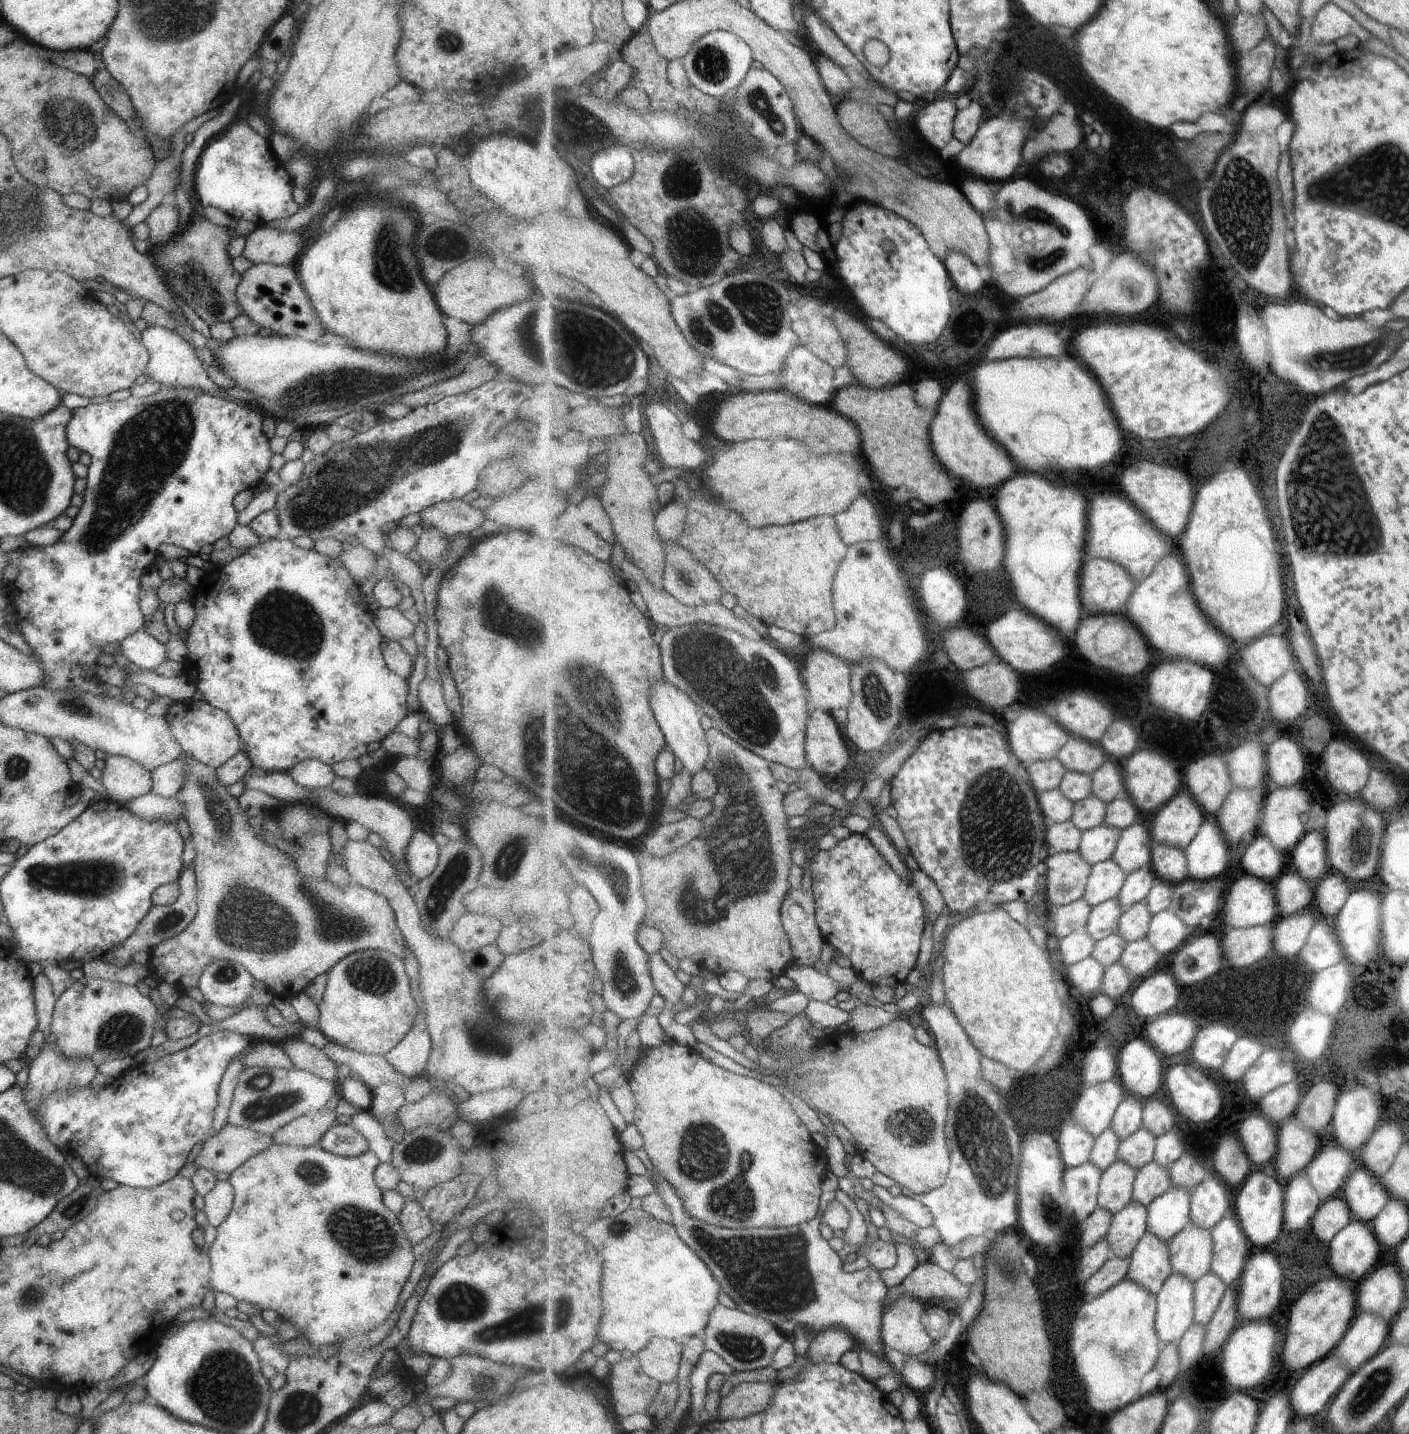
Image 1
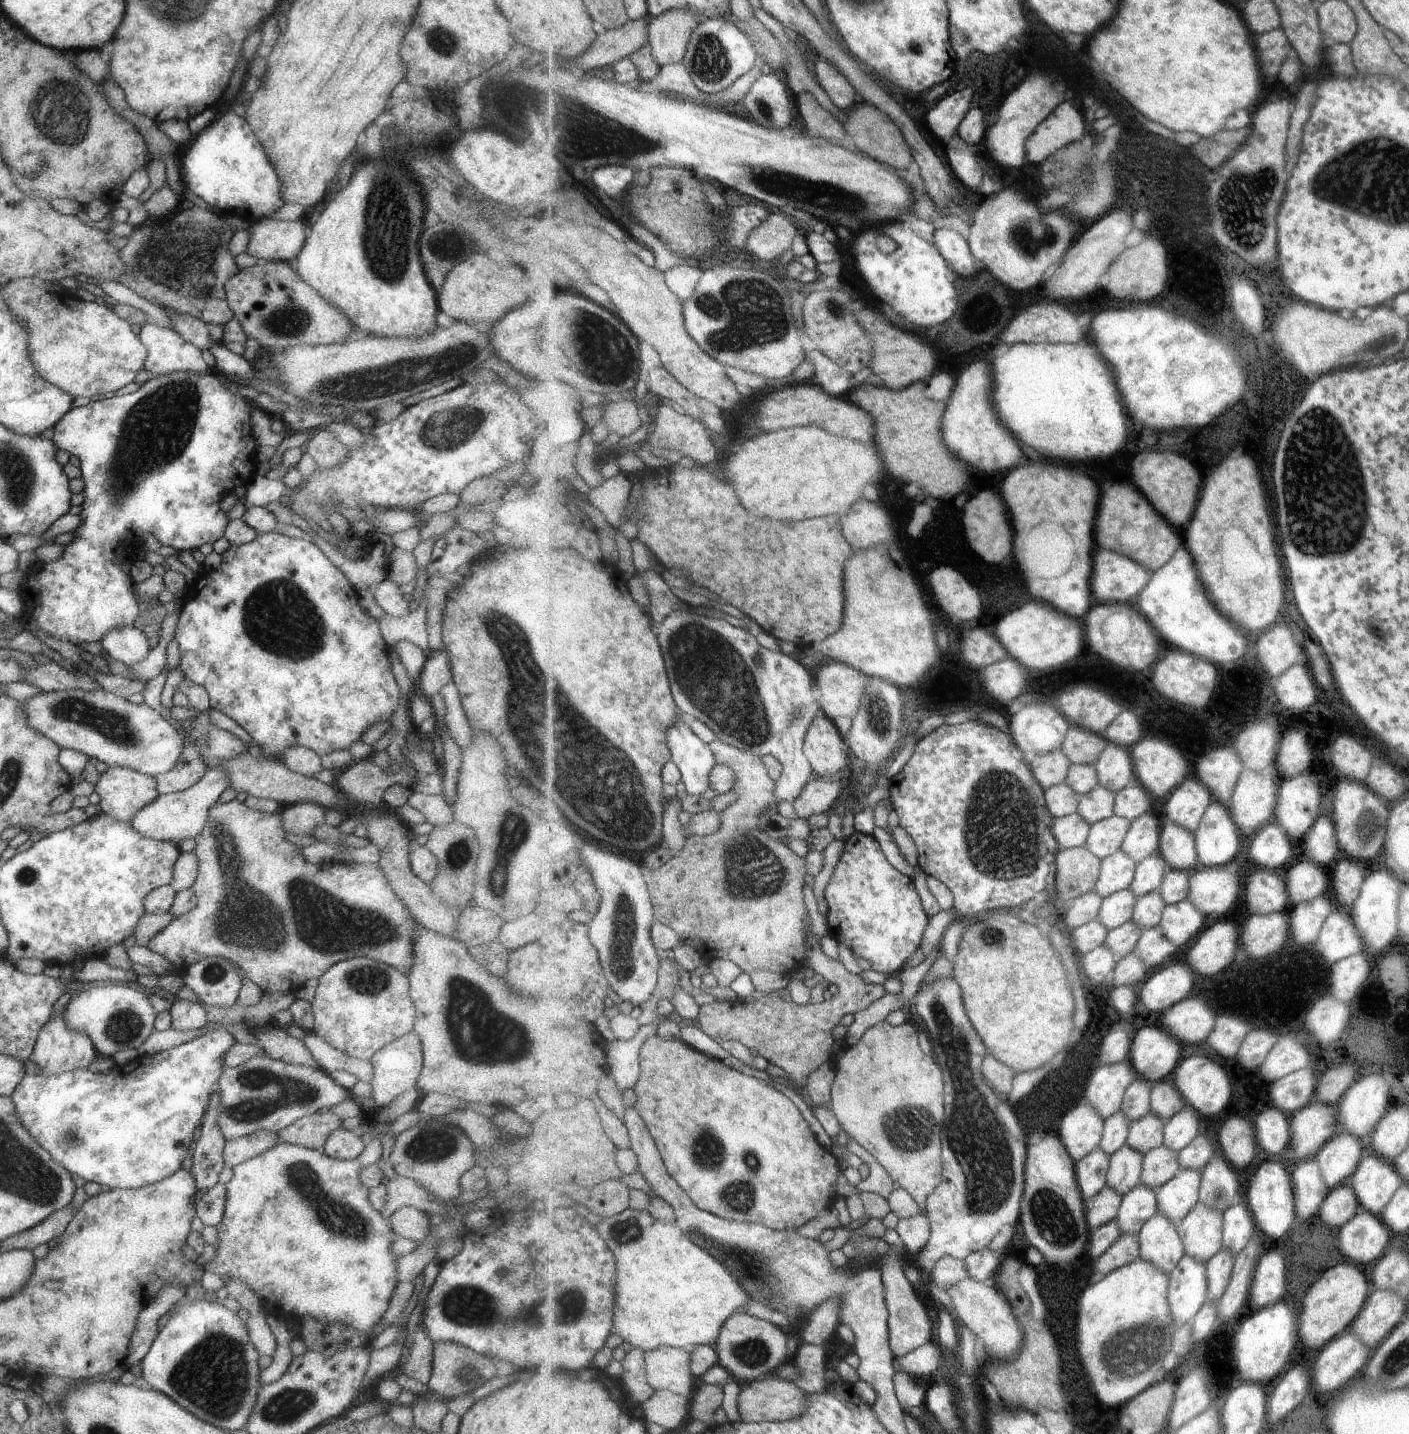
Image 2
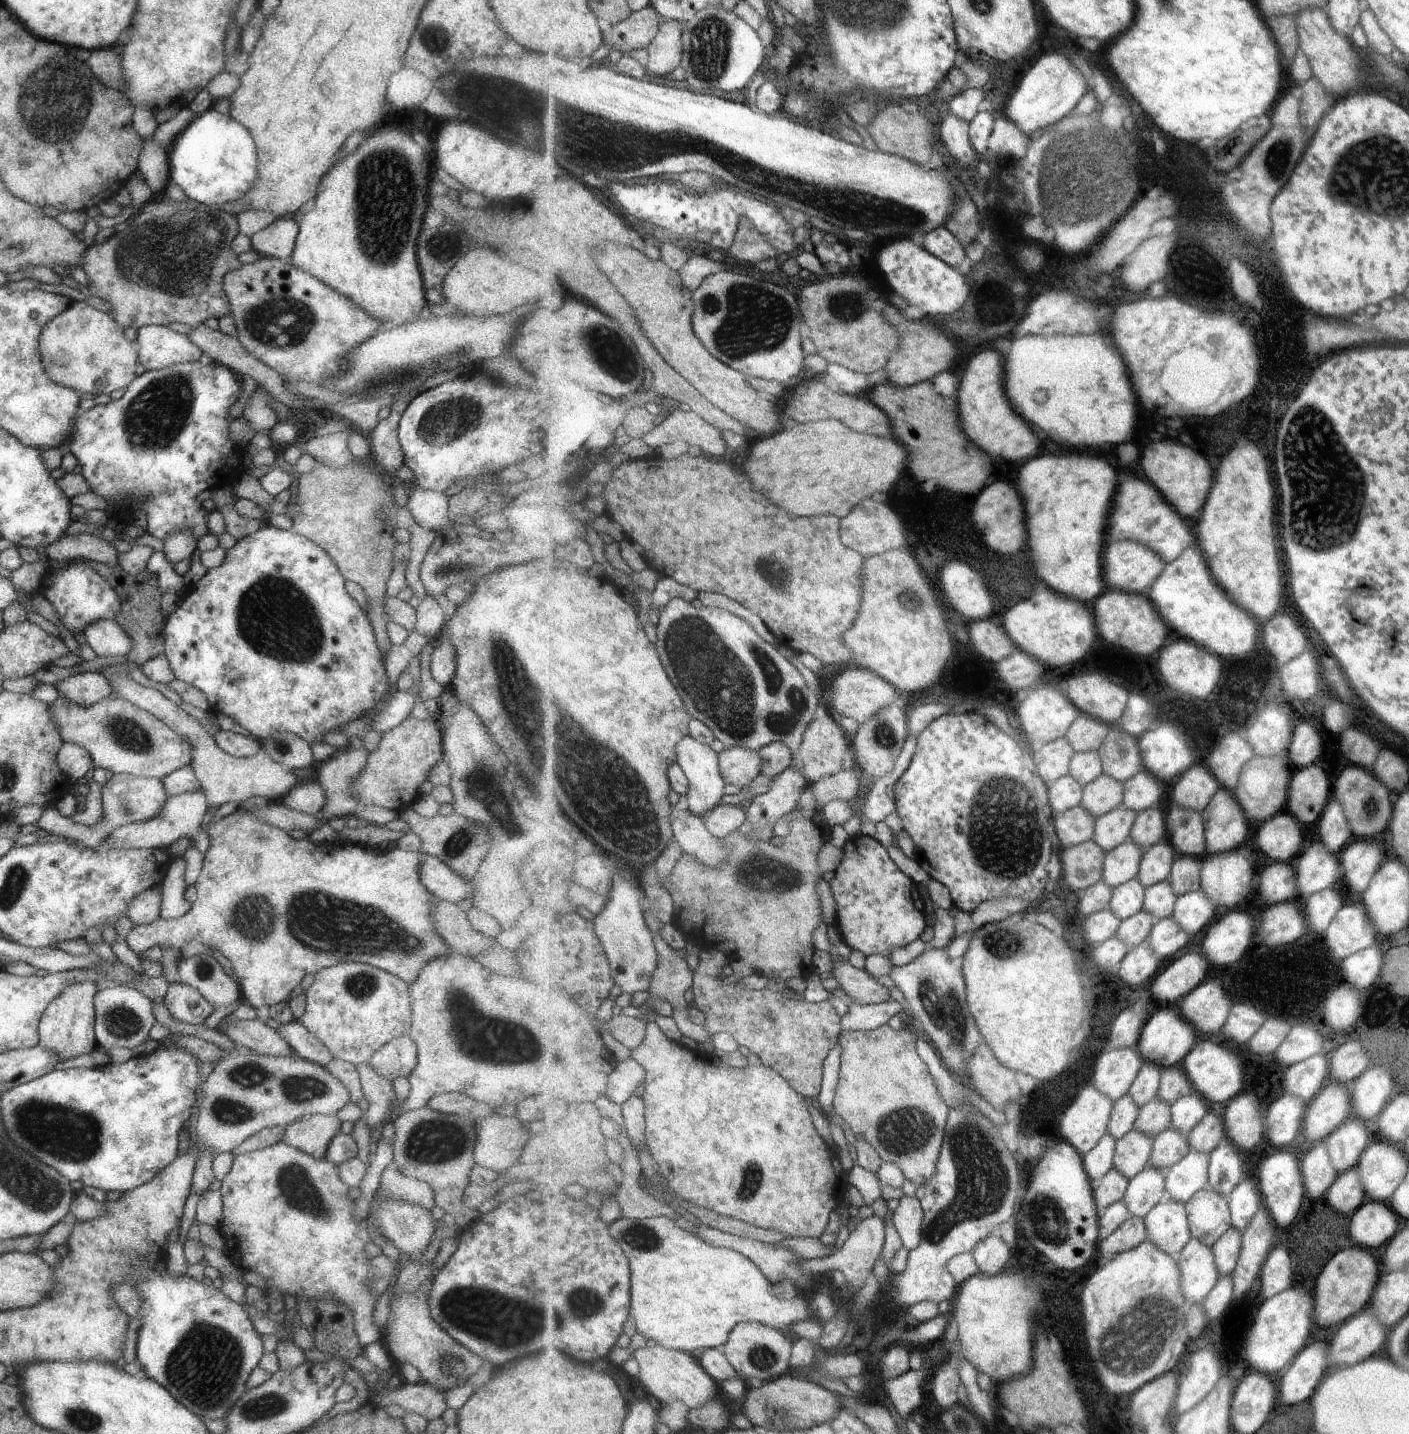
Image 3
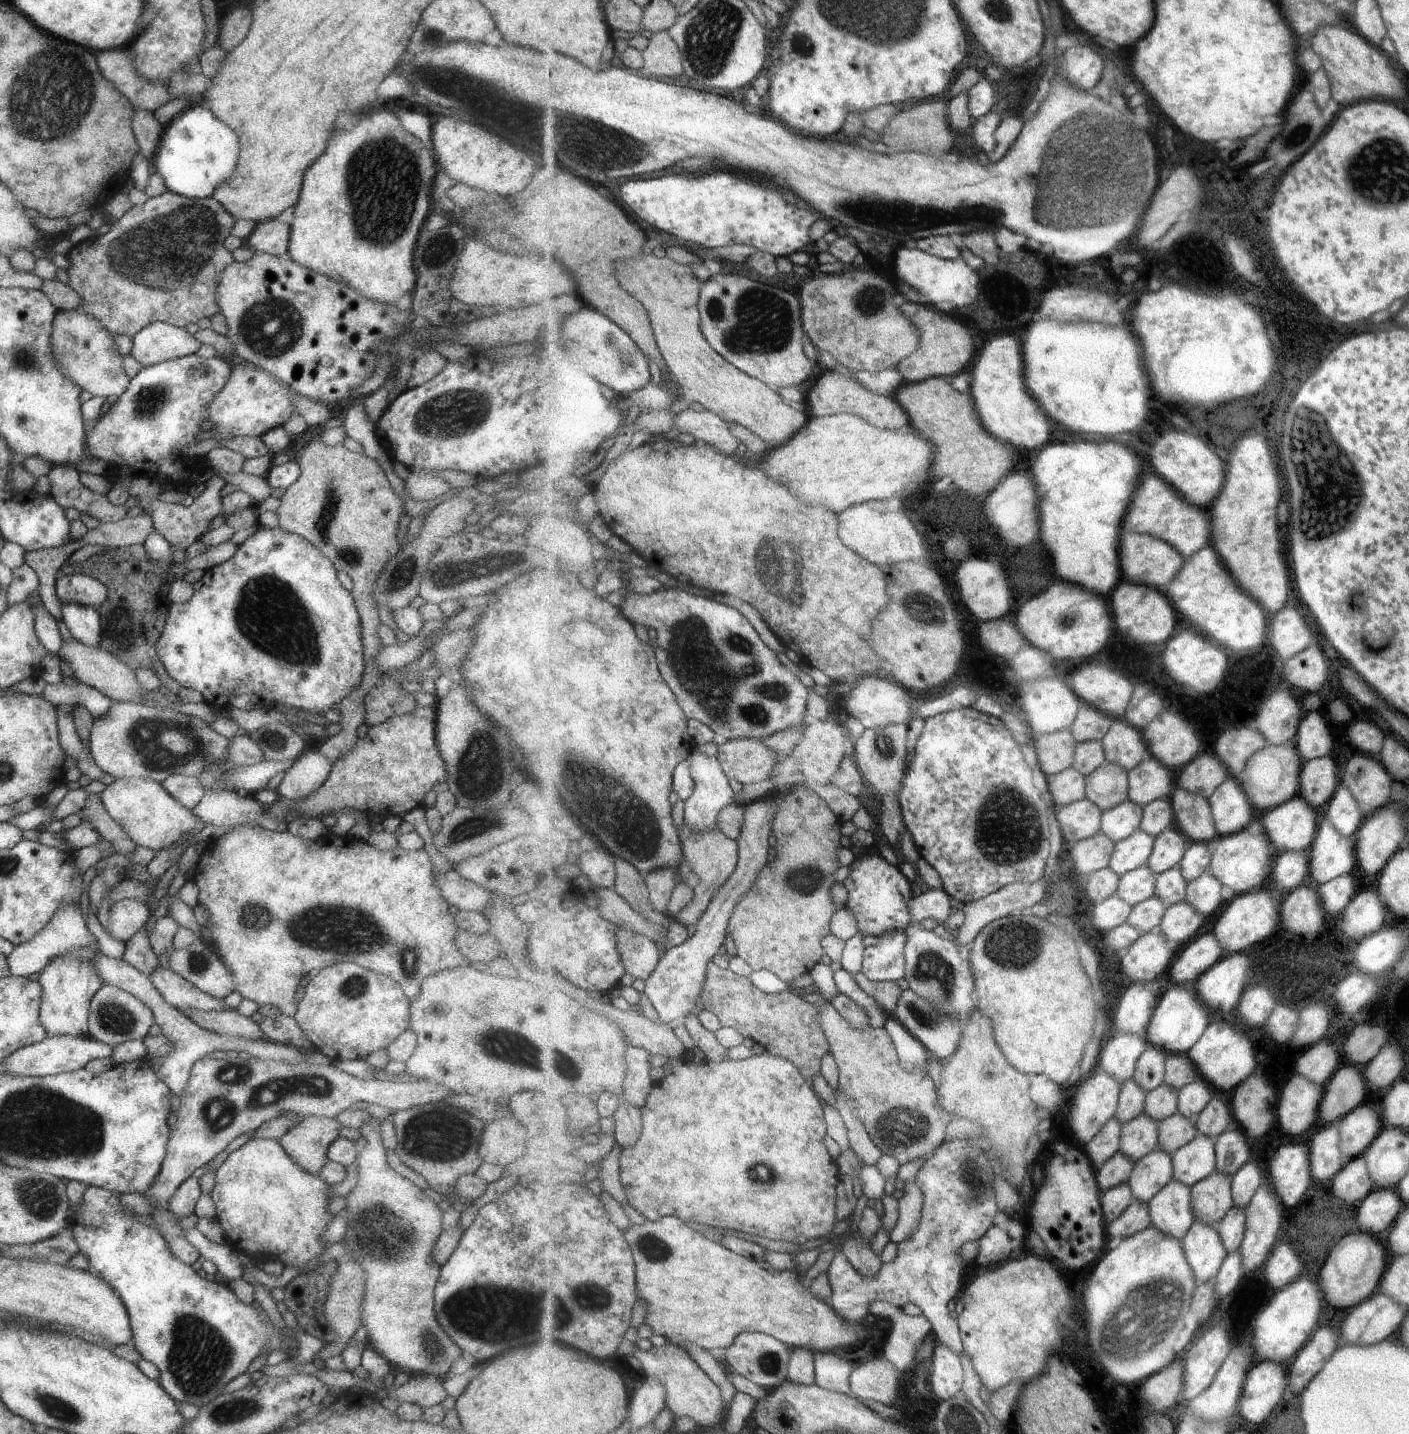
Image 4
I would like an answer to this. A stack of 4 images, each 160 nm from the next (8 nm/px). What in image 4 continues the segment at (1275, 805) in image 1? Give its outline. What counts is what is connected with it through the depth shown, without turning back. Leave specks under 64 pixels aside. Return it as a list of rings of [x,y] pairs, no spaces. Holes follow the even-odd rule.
[[[1328,755],[1304,762],[1299,796],[1311,806],[1321,808],[1333,798],[1339,783],[1335,764],[1333,757]]]

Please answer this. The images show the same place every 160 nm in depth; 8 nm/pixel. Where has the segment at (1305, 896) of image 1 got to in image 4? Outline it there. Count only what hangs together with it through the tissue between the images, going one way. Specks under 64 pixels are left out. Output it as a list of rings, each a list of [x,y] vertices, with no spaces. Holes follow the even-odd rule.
[[[1323,820],[1317,838],[1309,849],[1310,874],[1316,887],[1327,884],[1339,875],[1349,873],[1355,864],[1353,837],[1344,837],[1334,824]]]

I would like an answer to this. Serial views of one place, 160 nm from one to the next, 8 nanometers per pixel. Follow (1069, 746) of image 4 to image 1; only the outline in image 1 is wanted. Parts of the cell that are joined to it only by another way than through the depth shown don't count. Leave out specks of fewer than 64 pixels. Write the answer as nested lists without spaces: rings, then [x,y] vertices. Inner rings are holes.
[[[1059,758],[1027,762],[1027,770],[1031,774],[1031,782],[1037,792],[1060,789],[1063,778],[1068,772]]]

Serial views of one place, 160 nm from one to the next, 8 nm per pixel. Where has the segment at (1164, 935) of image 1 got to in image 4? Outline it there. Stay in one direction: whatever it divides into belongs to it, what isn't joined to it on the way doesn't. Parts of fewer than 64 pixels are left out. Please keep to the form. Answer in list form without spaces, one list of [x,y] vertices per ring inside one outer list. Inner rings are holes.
[[[1207,872],[1188,884],[1185,902],[1206,918],[1227,904],[1226,897],[1222,882]]]

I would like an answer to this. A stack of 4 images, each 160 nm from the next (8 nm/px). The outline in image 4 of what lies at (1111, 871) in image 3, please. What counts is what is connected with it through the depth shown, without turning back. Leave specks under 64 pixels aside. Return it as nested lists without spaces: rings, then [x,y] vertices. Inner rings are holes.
[[[1139,830],[1133,836],[1119,841],[1110,858],[1110,867],[1119,876],[1123,876],[1139,867],[1147,866],[1155,839],[1154,836]]]

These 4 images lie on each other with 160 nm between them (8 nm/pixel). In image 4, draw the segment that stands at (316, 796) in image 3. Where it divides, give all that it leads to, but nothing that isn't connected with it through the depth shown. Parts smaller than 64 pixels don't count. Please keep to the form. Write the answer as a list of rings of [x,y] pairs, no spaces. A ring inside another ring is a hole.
[[[305,749],[285,770],[281,782],[276,786],[279,799],[301,801],[315,792],[327,778],[330,762],[315,750]]]

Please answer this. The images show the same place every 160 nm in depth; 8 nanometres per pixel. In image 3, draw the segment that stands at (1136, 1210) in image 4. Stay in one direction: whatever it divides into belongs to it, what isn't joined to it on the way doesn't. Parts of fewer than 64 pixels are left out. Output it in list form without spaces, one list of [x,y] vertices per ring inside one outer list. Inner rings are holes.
[[[1131,1217],[1123,1226],[1120,1226],[1109,1238],[1100,1242],[1101,1256],[1112,1254],[1113,1256],[1125,1251],[1137,1248],[1148,1240],[1146,1220],[1139,1217]]]

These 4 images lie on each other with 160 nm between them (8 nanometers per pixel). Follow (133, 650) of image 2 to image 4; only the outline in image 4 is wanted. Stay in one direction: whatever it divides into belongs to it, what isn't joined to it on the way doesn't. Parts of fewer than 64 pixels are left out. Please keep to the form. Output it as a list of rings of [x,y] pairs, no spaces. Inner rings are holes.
[[[61,603],[61,621],[76,641],[90,647],[99,647],[101,624],[99,614],[93,607],[77,603]]]

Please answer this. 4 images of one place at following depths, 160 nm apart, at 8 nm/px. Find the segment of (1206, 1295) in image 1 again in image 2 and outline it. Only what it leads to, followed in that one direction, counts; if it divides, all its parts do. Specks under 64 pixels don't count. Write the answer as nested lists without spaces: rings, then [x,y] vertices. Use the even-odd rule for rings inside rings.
[[[1222,1248],[1219,1254],[1215,1254],[1207,1264],[1207,1278],[1209,1278],[1209,1300],[1218,1302],[1228,1290],[1233,1274],[1236,1257]]]

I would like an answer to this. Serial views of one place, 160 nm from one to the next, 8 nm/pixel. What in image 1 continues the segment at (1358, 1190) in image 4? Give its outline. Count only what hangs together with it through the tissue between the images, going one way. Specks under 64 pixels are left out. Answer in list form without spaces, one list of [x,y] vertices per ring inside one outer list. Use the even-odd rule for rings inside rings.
[[[1331,1198],[1323,1202],[1312,1221],[1312,1228],[1321,1241],[1331,1243],[1349,1223],[1349,1206],[1345,1200]]]

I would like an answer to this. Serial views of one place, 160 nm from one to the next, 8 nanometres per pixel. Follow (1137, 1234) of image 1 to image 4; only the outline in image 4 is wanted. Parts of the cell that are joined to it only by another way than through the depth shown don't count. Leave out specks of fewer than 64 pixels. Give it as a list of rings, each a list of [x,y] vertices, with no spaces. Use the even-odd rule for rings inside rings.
[[[1159,1148],[1134,1164],[1130,1187],[1137,1201],[1147,1203],[1174,1180],[1173,1156]]]

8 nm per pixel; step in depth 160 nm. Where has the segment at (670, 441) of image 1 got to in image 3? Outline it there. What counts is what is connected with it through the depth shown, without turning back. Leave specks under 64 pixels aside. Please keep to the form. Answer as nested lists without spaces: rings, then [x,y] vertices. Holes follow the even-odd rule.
[[[691,410],[670,411],[667,418],[642,439],[644,445],[653,450],[658,450],[663,444],[671,444],[677,440],[684,440],[689,445],[697,444],[703,452],[711,456],[725,456],[729,450],[721,432],[715,426],[711,426],[702,415]]]

